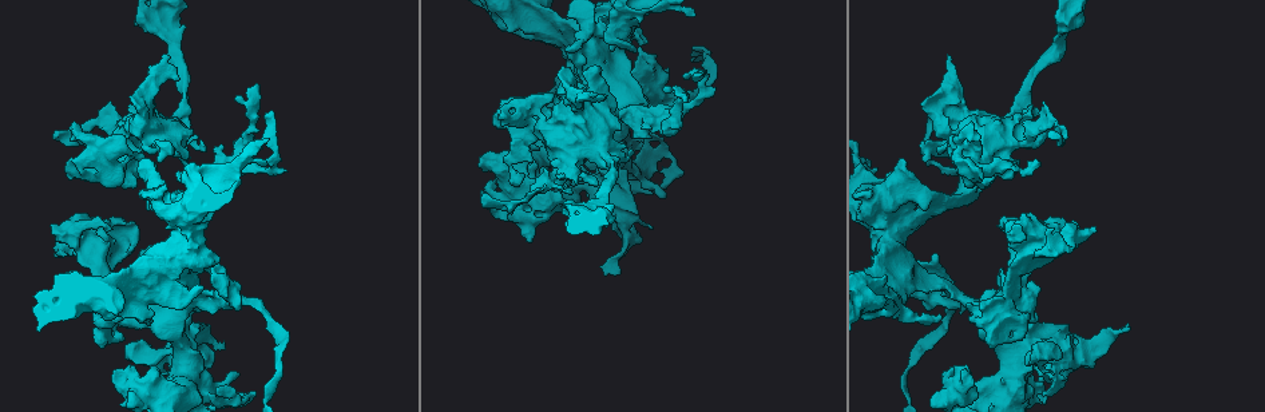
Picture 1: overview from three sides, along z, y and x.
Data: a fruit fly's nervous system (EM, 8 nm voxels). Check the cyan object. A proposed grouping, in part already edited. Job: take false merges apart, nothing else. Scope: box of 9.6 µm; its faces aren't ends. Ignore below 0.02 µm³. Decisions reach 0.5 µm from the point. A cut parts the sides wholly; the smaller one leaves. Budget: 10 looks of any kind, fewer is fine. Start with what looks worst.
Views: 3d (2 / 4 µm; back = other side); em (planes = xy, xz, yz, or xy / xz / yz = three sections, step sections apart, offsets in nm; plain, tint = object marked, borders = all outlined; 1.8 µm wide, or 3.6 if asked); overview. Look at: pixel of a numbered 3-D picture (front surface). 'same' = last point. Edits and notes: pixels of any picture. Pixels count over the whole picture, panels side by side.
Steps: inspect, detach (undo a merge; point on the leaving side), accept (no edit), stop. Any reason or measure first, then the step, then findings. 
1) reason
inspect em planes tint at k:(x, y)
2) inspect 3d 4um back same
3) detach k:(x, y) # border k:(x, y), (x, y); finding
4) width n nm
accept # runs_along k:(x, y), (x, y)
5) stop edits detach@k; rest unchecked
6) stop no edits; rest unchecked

arms run side by side
inspect 3d 4um at 1:(884, 221)

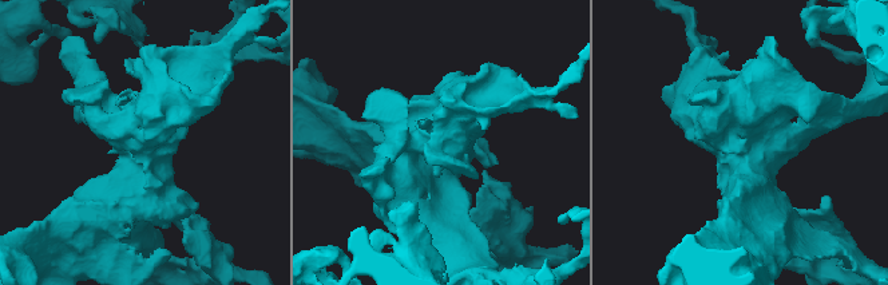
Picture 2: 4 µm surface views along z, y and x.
inspect em 3.6um xz step 8 tint at 2:(744, 144)

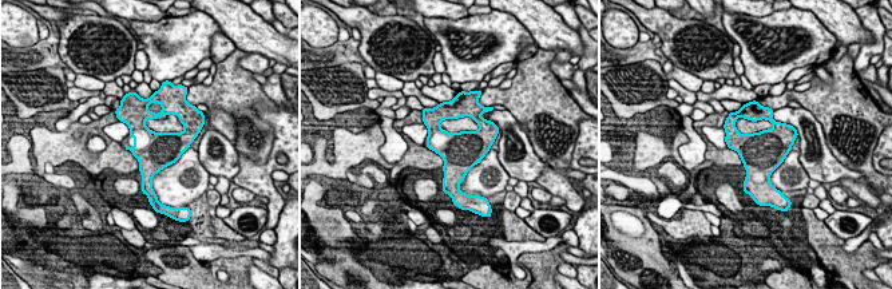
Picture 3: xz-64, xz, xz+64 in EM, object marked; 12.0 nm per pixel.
inspect em 3.6um planes borders same

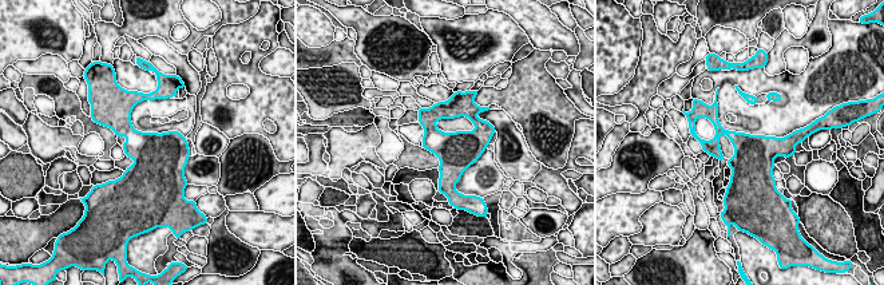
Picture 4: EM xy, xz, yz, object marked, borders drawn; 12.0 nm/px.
accept # all the same neuron

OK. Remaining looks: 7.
abrupt turn
inspect em 3.6um yz step 16 plain at 1:(881, 293)

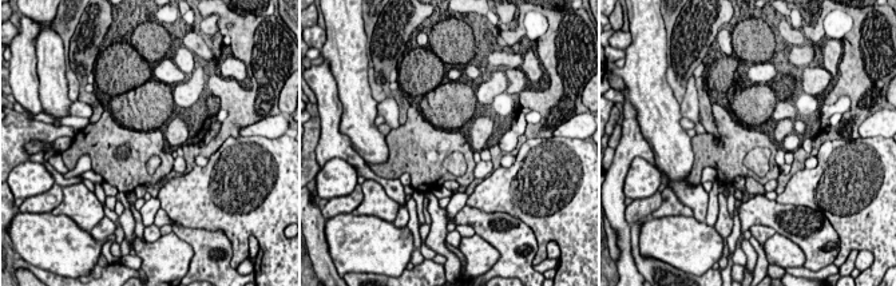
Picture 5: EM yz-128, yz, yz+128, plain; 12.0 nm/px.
inspect em 3.6um yz step 16 tint same

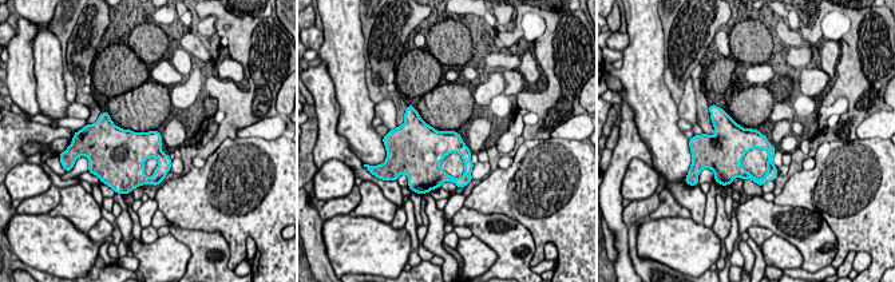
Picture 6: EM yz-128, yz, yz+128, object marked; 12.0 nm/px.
width 340 nm
accept # one neuron here

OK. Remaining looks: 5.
sharp bend
inspect 3d 4um at 1:(121, 166)

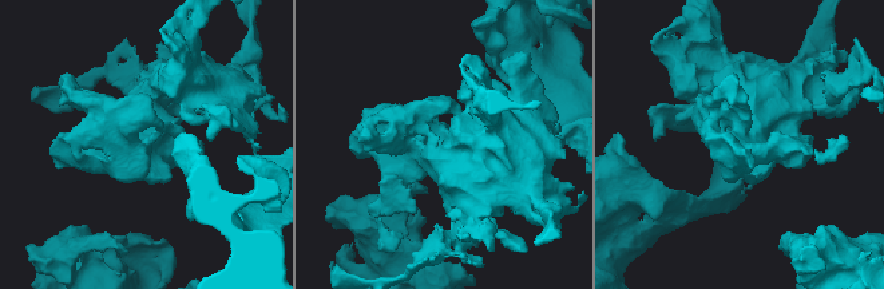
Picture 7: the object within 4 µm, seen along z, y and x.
inspect em planes borders at 7:(143, 143)

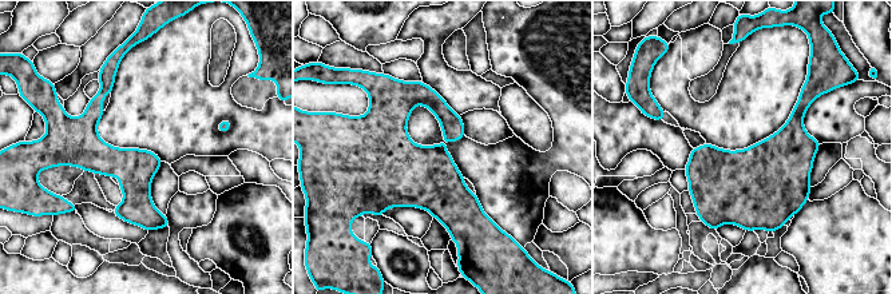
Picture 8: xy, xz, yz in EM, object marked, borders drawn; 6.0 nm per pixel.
width 240 nm
accept # one neuron here

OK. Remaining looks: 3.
four arms meet
inspect em xz step 4 tint at 1:(632, 112)

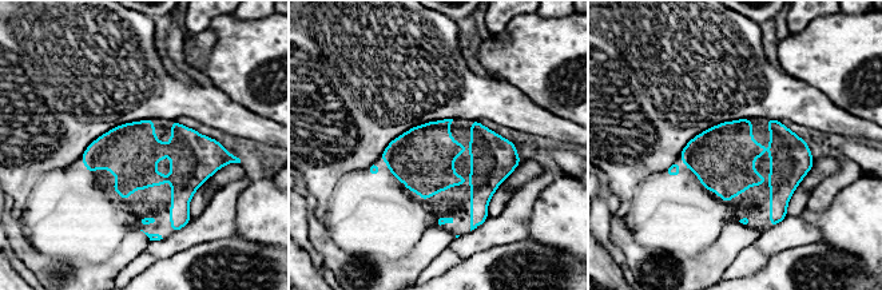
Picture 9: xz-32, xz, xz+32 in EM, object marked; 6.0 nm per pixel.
inspect em planes tint same

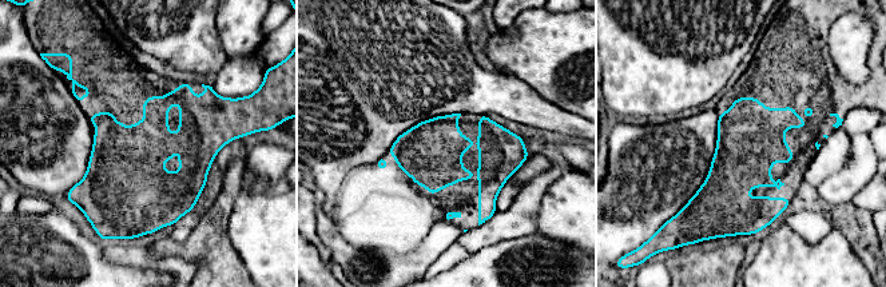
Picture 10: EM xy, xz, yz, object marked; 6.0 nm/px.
accept # one neuron here

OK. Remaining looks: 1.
stop no edits; rest unchecked

